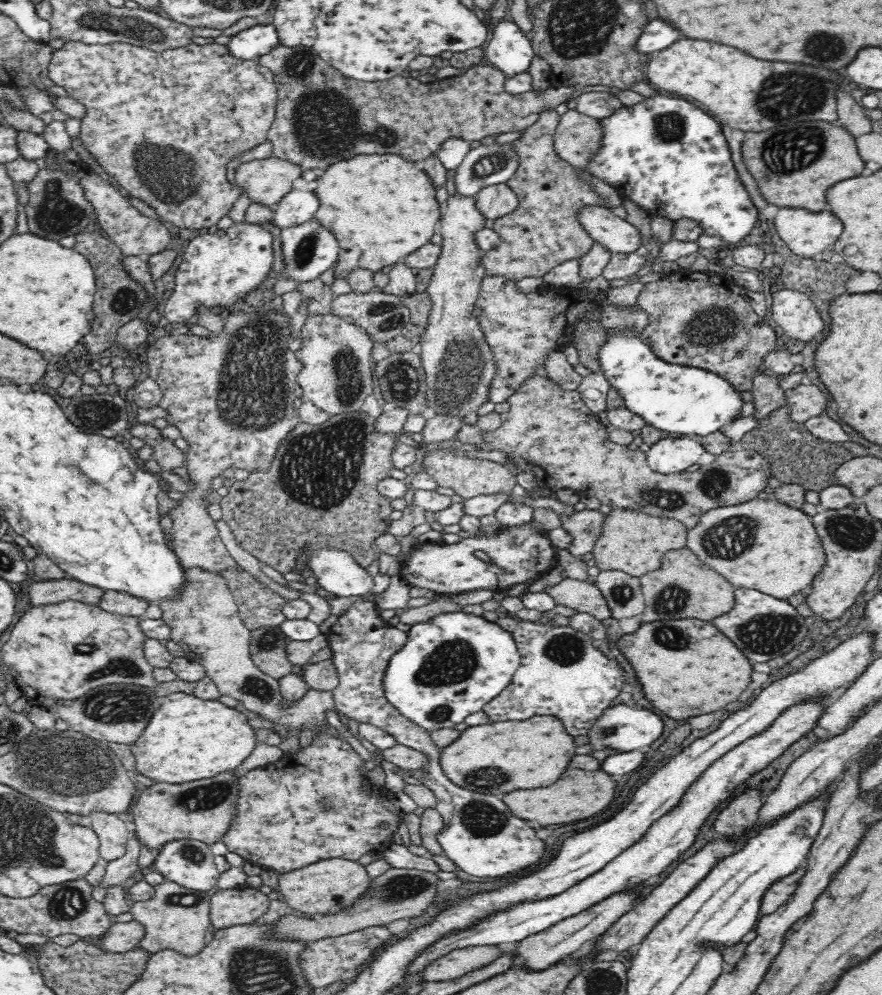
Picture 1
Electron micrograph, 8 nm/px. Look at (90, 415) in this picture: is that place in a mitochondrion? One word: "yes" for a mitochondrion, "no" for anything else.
yes

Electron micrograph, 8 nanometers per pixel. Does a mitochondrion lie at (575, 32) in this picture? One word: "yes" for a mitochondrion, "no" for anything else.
yes

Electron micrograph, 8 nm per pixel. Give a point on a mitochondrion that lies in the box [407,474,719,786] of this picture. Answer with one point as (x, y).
(454, 661)

